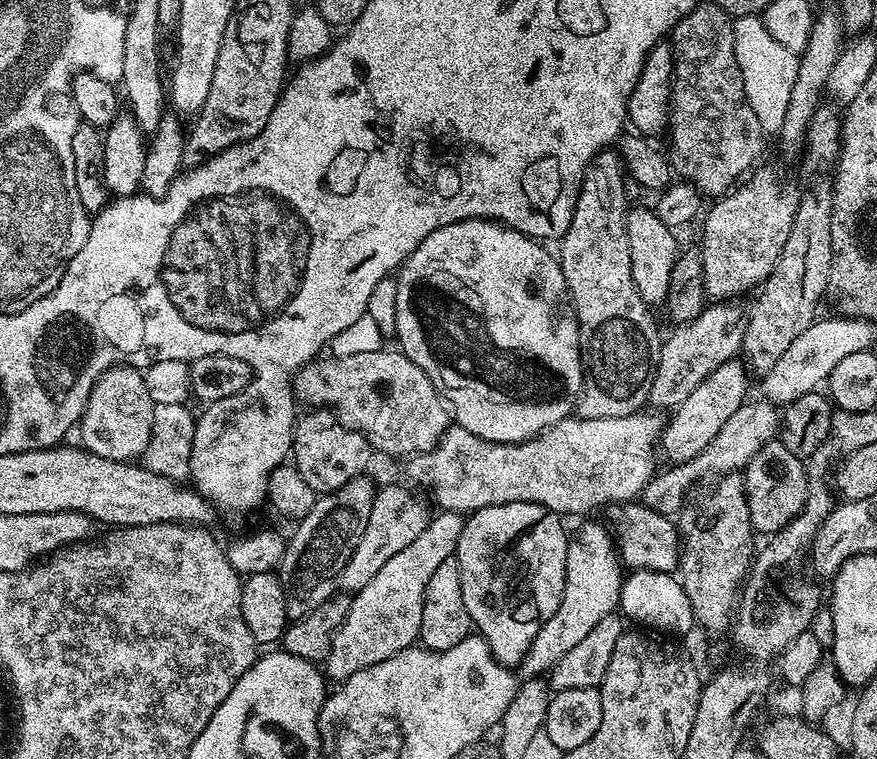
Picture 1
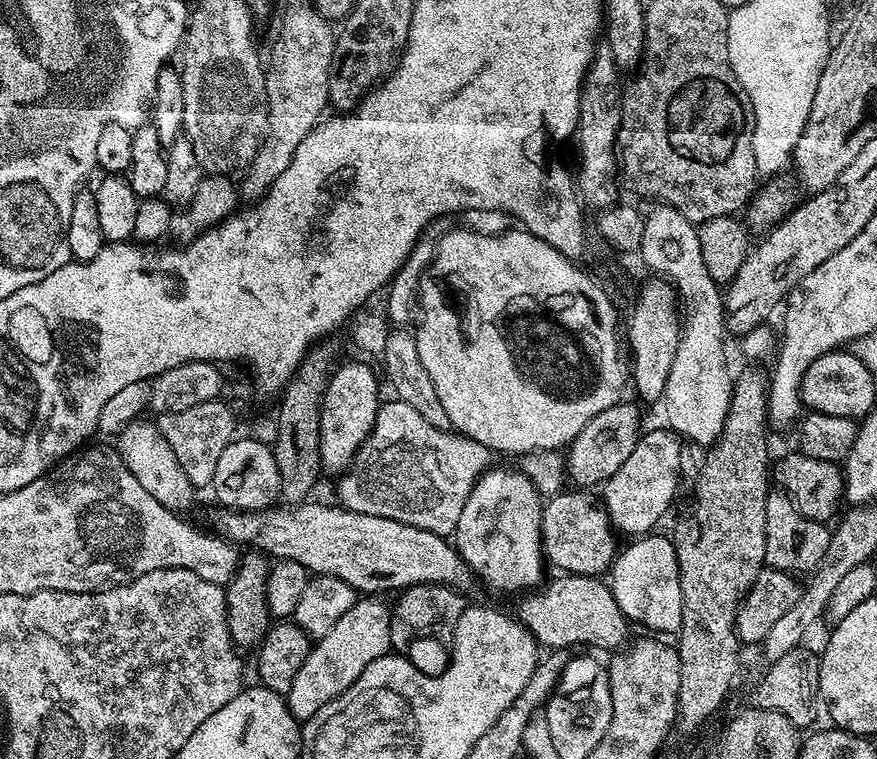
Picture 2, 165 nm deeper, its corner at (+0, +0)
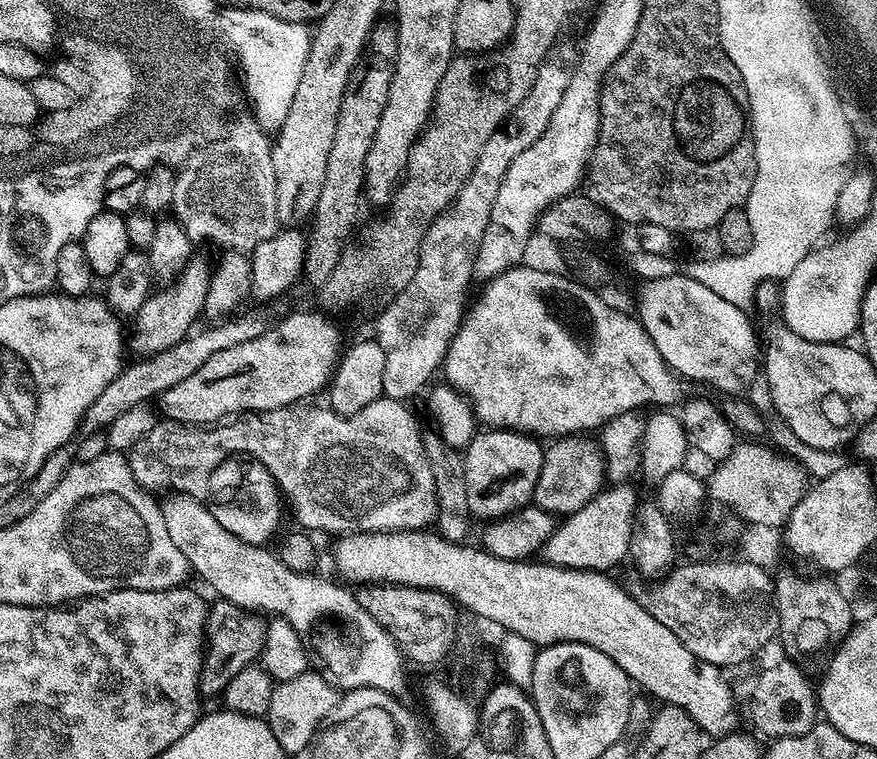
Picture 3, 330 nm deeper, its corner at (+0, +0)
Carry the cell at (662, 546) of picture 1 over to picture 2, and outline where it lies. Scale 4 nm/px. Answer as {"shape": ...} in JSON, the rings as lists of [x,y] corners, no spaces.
{"shape":[[[561,491],[551,497],[544,509],[542,536],[546,541],[547,555],[548,552],[552,555],[552,560],[561,568],[561,573],[603,577],[613,567],[613,561],[618,555],[617,533],[614,531],[612,517],[608,515],[608,509],[602,503],[601,497],[592,493],[595,491],[568,491]]]}

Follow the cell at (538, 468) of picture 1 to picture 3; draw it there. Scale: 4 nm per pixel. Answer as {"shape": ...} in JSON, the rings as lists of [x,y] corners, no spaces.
{"shape":[[[381,398],[375,400],[374,402],[370,402],[370,406],[366,406],[366,410],[362,410],[358,414],[354,414],[353,416],[339,416],[338,413],[333,412],[331,407],[323,406],[324,408],[316,408],[313,412],[296,412],[300,410],[293,410],[292,408],[275,408],[274,410],[270,410],[269,412],[261,412],[259,414],[244,414],[239,418],[233,419],[231,422],[221,422],[215,426],[193,426],[190,424],[177,424],[175,420],[169,420],[167,418],[161,419],[154,426],[154,430],[150,430],[150,434],[146,434],[146,438],[142,438],[139,442],[137,442],[135,448],[131,449],[127,453],[128,457],[128,465],[130,466],[130,470],[134,474],[134,478],[148,490],[157,490],[156,488],[172,488],[168,490],[175,490],[176,492],[187,492],[189,496],[194,496],[197,498],[203,497],[205,495],[207,486],[208,486],[208,475],[215,470],[218,465],[220,465],[224,460],[235,457],[237,454],[247,454],[249,457],[255,458],[257,460],[262,461],[266,467],[270,470],[270,474],[276,479],[276,487],[280,489],[283,499],[285,501],[290,500],[292,504],[292,510],[296,514],[296,520],[301,529],[307,530],[309,533],[317,534],[316,532],[336,532],[335,534],[347,534],[349,532],[410,532],[413,530],[424,530],[429,527],[437,519],[437,502],[436,502],[436,492],[435,492],[435,480],[434,473],[431,470],[431,462],[430,458],[427,457],[427,452],[424,449],[424,437],[422,435],[422,429],[420,430],[419,426],[416,425],[416,420],[412,417],[412,412],[408,409],[409,405],[407,403],[398,401],[398,400],[389,400],[387,398]]]}

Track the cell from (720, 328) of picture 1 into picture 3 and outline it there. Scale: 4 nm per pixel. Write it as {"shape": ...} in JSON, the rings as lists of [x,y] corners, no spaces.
{"shape":[[[584,434],[561,436],[544,448],[542,470],[534,493],[535,507],[563,518],[590,502],[606,484],[606,453],[595,439]]]}

